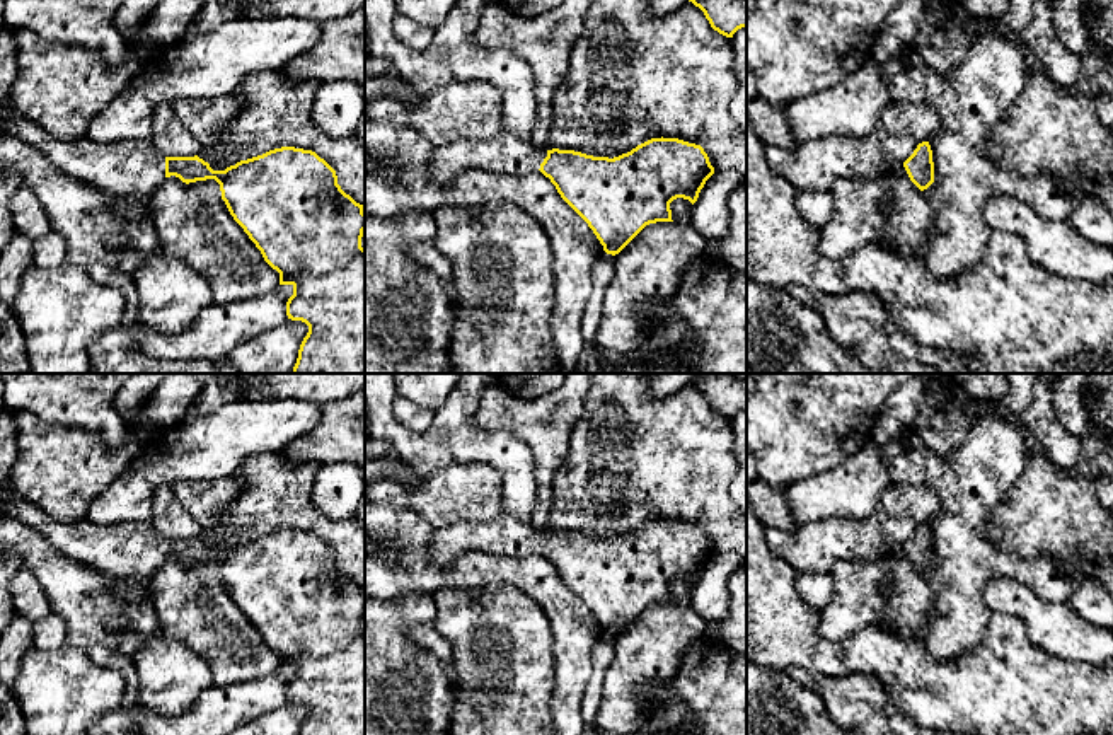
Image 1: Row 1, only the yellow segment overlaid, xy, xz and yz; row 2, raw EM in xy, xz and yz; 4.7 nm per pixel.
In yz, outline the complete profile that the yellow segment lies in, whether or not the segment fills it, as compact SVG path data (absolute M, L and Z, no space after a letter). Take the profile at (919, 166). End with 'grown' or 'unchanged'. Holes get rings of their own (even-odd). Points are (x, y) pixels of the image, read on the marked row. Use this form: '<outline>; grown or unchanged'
M929 142L917 145L914 153L903 162L910 181L920 189L927 189L934 182L934 162Z; unchanged

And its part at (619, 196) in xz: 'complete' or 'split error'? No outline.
split error

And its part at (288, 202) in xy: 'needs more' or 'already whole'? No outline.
needs more

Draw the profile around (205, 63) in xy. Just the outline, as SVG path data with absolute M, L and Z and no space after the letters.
M302 17L235 19L213 31L189 26L179 41L159 49L128 87L92 119L85 136L95 143L152 142L153 113L160 104L235 94L245 77L281 70L310 49L320 34L320 24Z

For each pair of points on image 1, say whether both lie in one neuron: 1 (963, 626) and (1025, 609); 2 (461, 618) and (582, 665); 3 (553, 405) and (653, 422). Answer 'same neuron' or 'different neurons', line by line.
1: different neurons
2: different neurons
3: different neurons

